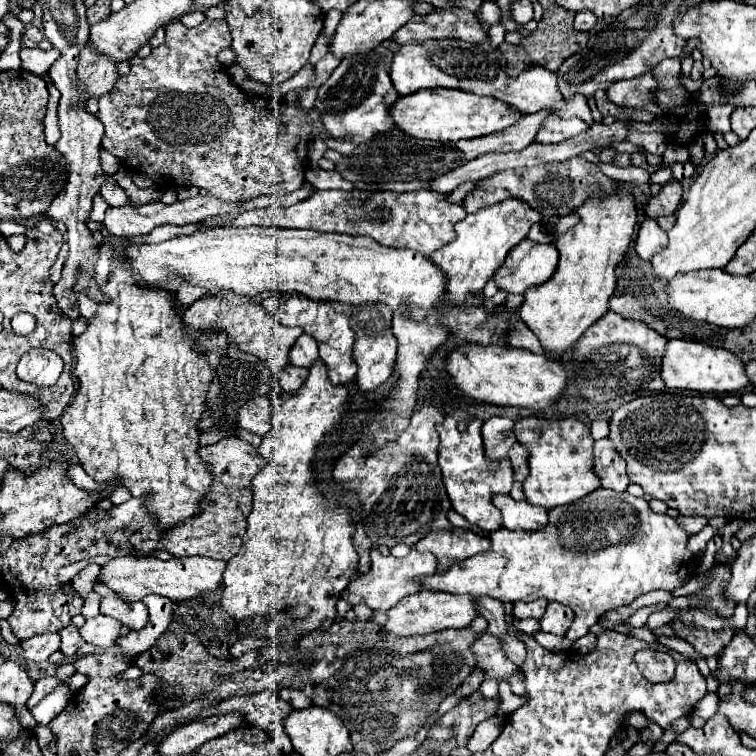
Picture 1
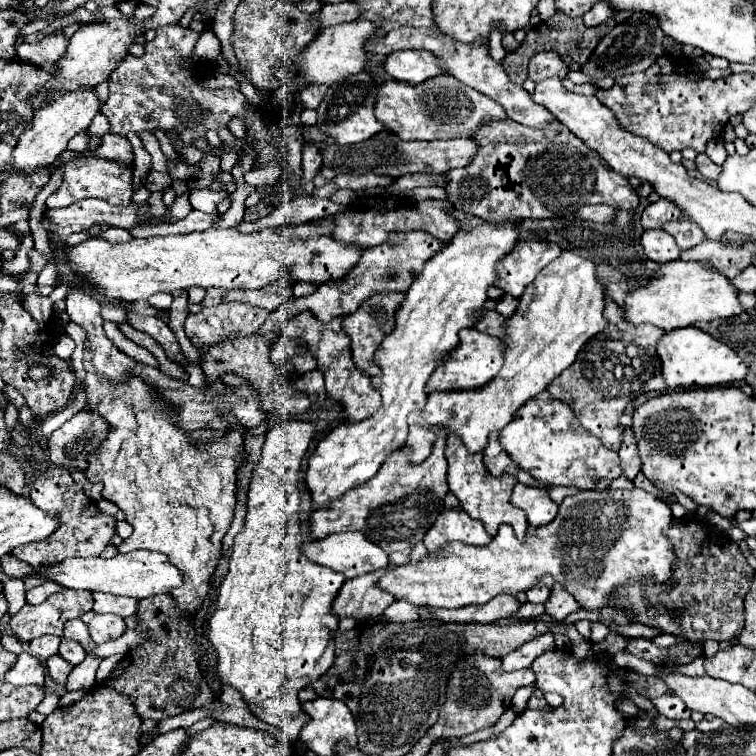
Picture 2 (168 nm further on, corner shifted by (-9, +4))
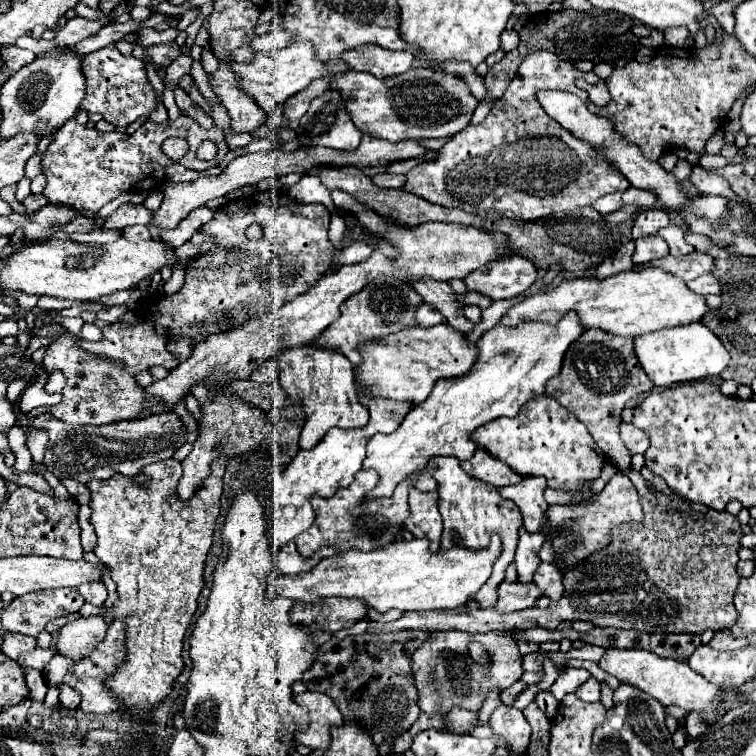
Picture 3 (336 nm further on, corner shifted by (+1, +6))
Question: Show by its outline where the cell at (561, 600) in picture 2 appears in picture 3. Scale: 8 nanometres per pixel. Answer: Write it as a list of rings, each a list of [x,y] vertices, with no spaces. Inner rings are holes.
[[[540,562],[540,568],[536,568],[534,584],[540,586],[552,602],[560,600],[560,596],[562,596],[562,592],[564,592],[562,574],[560,574],[560,570],[556,568],[554,562]]]

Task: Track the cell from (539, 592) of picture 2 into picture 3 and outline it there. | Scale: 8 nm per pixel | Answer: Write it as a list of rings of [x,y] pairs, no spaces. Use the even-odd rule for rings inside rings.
[[[522,530],[520,542],[518,542],[518,550],[516,550],[516,558],[514,558],[516,568],[518,568],[518,580],[532,582],[534,570],[540,564],[538,552],[540,552],[542,544],[544,544],[544,534],[542,532],[530,534],[530,532]]]

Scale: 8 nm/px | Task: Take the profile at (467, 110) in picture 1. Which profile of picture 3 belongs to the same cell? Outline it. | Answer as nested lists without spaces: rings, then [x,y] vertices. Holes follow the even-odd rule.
[[[410,68],[408,72],[392,78],[376,78],[366,72],[348,70],[332,78],[330,90],[332,88],[344,96],[344,106],[348,108],[348,116],[356,128],[388,142],[456,134],[468,126],[472,112],[478,106],[478,100],[460,76],[432,68]]]

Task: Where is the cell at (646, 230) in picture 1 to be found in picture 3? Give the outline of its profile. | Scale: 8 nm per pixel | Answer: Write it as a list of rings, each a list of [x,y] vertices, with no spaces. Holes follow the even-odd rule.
[[[648,236],[636,240],[636,252],[634,252],[634,264],[644,264],[654,258],[662,258],[668,254],[668,244],[660,240],[660,236]]]

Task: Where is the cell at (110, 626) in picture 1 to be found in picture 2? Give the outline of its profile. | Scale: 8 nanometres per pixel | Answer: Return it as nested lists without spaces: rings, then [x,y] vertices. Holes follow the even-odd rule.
[[[96,614],[94,620],[88,624],[90,636],[94,644],[102,644],[108,640],[114,640],[126,632],[126,624],[122,616],[116,614]]]

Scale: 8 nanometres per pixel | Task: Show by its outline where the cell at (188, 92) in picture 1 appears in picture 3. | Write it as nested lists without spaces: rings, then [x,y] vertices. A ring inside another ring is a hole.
[[[114,44],[84,56],[84,78],[86,94],[80,108],[102,114],[102,118],[114,126],[128,126],[140,116],[148,116],[156,108],[156,94],[148,84],[146,64],[134,56],[122,56]]]

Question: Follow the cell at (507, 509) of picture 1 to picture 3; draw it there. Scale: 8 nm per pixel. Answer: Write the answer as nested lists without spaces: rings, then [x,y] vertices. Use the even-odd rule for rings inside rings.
[[[522,478],[518,484],[500,488],[500,496],[512,500],[520,508],[528,532],[538,532],[540,524],[544,524],[544,512],[548,510],[544,500],[546,488],[548,484],[544,478]]]

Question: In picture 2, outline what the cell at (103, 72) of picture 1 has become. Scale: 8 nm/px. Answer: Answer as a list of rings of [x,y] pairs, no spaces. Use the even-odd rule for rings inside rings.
[[[58,90],[58,94],[54,94],[54,98],[46,102],[46,106],[42,106],[42,110],[34,112],[32,128],[20,136],[18,146],[12,154],[14,158],[12,168],[18,172],[20,170],[32,172],[38,166],[50,166],[54,158],[60,156],[68,148],[68,142],[90,126],[92,118],[98,112],[100,112],[100,100],[96,96],[96,90],[74,90],[74,92]]]

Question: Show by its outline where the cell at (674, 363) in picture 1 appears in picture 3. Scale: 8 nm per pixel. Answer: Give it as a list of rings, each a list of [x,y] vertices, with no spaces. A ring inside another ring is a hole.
[[[692,322],[688,326],[676,326],[676,328],[664,328],[658,332],[650,332],[646,336],[638,336],[634,338],[634,350],[636,350],[636,358],[640,366],[658,388],[668,388],[682,382],[718,376],[730,362],[730,354],[720,342],[720,338],[702,322]]]

